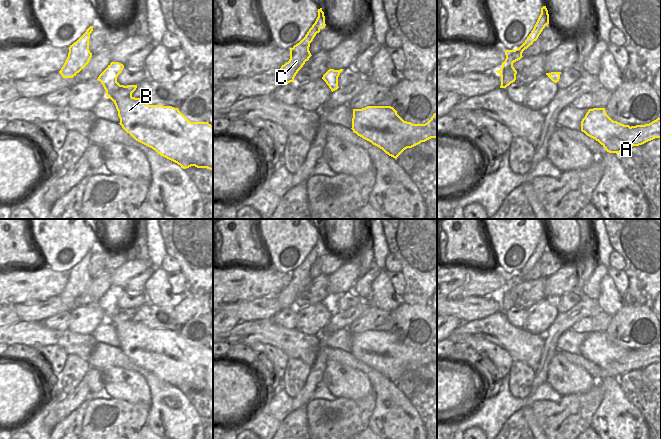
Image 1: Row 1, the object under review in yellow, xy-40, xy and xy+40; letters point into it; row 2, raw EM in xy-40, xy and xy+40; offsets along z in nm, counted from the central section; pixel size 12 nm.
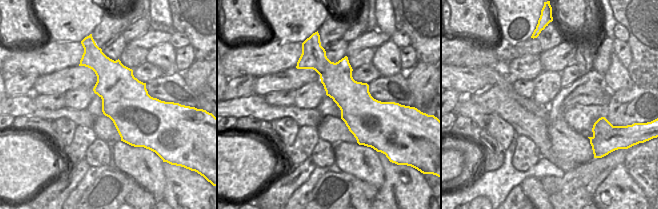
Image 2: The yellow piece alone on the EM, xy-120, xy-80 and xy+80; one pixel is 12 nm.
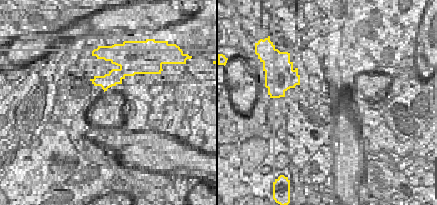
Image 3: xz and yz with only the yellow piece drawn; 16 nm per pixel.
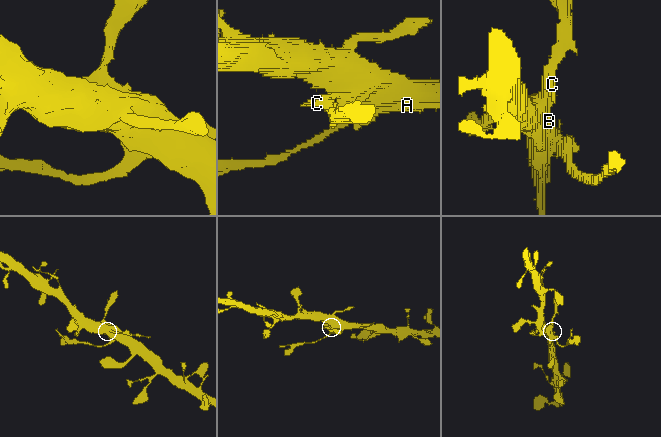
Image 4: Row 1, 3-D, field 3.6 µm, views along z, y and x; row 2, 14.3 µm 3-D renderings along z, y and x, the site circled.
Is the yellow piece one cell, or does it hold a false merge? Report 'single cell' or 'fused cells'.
fused cells

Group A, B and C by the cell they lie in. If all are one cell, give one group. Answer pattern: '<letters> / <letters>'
A / B C

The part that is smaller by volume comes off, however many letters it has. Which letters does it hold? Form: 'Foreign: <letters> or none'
Foreign: A

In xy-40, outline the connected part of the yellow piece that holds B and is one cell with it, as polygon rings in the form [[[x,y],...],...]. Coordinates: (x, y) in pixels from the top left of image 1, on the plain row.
[[[111,286],[99,299],[106,321],[115,328],[120,342],[120,349],[136,365],[152,372],[161,380],[177,387],[181,392],[191,390],[213,394],[213,349],[208,346],[191,346],[178,332],[163,329],[149,329],[140,322],[135,322],[132,317],[137,309],[120,309],[117,301],[124,289]]]

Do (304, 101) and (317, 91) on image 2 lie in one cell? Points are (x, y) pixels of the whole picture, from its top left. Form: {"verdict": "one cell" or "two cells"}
{"verdict": "one cell"}

